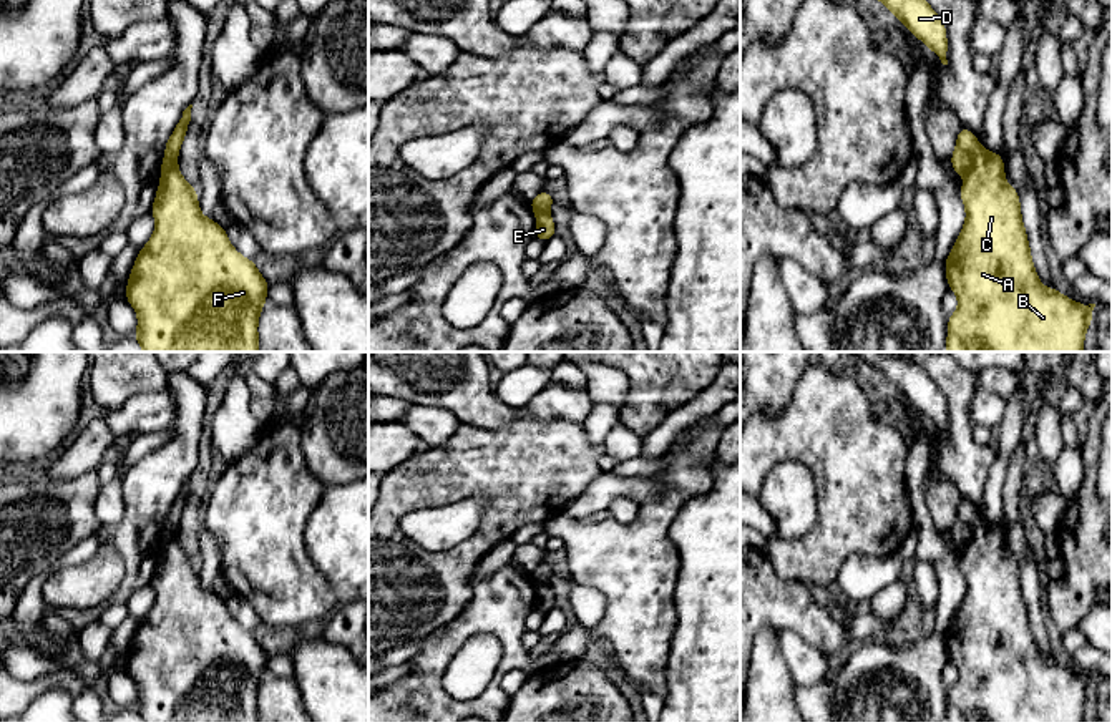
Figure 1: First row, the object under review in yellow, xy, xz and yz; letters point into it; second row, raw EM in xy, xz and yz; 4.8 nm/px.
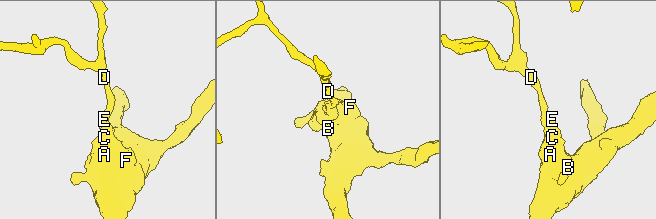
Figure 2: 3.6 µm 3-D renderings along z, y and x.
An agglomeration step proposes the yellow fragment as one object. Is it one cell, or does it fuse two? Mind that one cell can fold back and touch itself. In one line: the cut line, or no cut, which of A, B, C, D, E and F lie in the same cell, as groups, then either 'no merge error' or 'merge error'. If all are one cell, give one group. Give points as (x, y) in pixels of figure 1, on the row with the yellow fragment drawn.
yz (980, 146), (966, 173) | A B C E F / D | merge error

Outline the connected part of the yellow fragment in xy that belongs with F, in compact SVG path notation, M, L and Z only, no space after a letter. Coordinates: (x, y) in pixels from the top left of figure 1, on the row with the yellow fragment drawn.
M178 156L163 159L161 181L151 206L156 229L138 252L128 277L126 302L138 314L136 342L144 352L257 352L257 322L269 282L254 261L242 257L229 242L226 229L199 211L198 189L191 188L178 169Z

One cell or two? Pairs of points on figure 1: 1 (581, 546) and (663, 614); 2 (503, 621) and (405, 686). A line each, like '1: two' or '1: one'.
1: one
2: one

